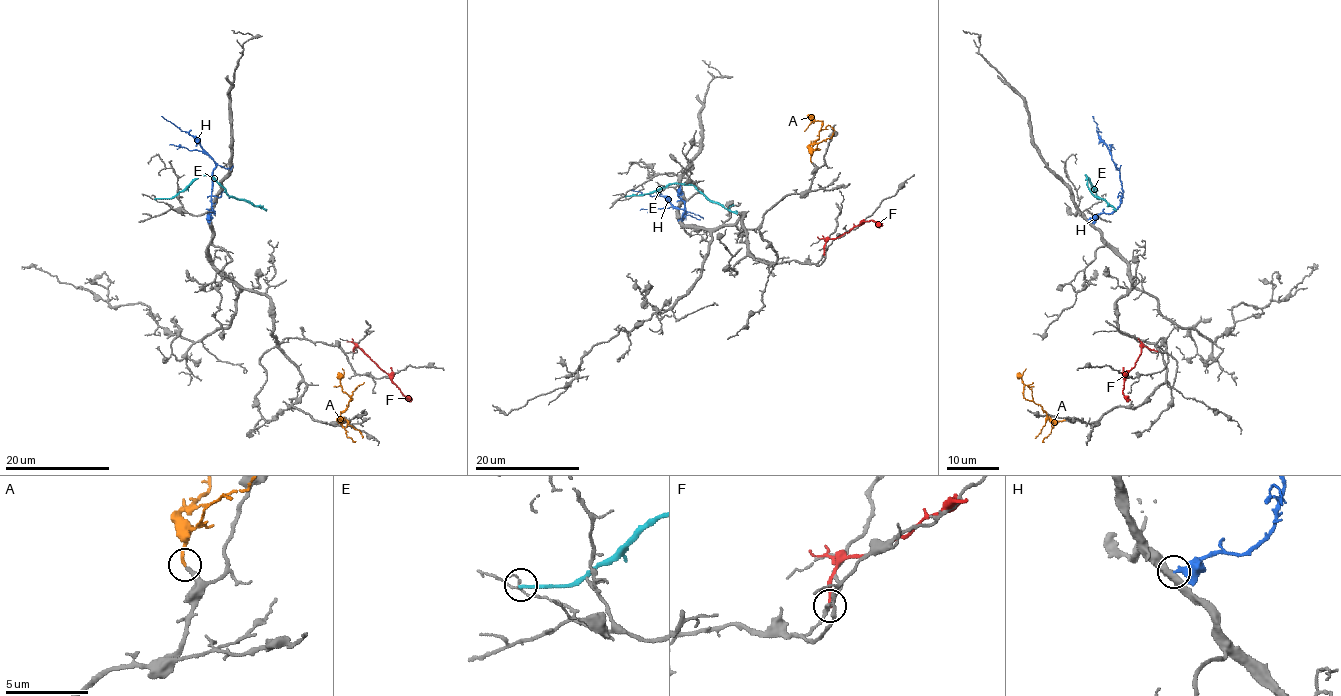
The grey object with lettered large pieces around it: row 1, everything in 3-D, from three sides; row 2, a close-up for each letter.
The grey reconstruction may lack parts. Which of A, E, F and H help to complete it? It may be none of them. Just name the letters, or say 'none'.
A

